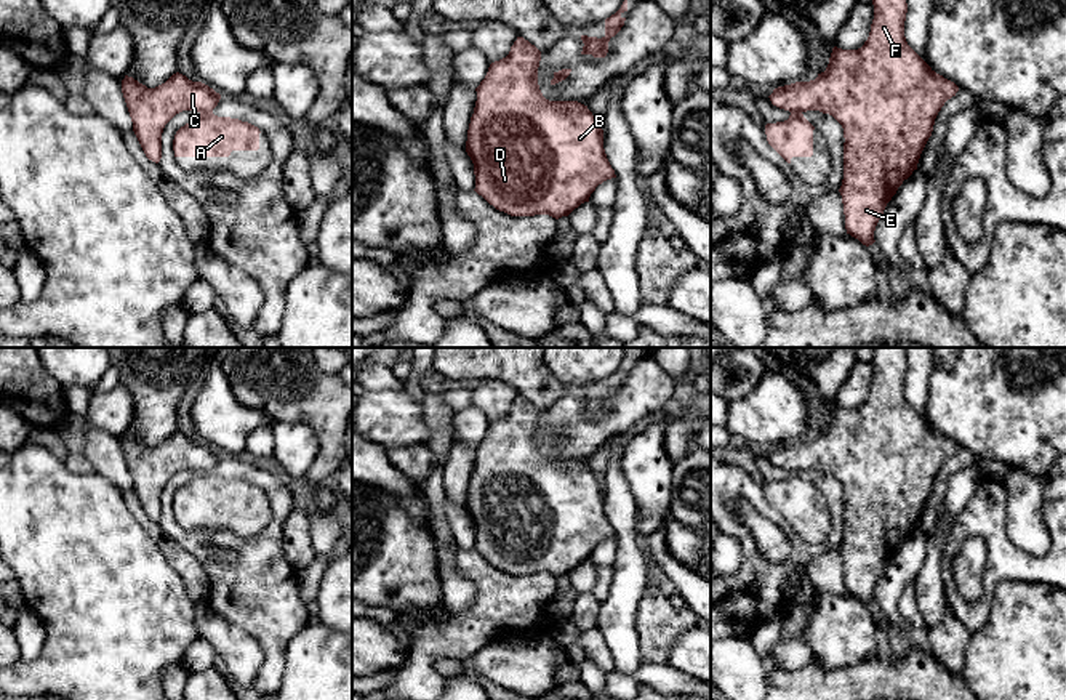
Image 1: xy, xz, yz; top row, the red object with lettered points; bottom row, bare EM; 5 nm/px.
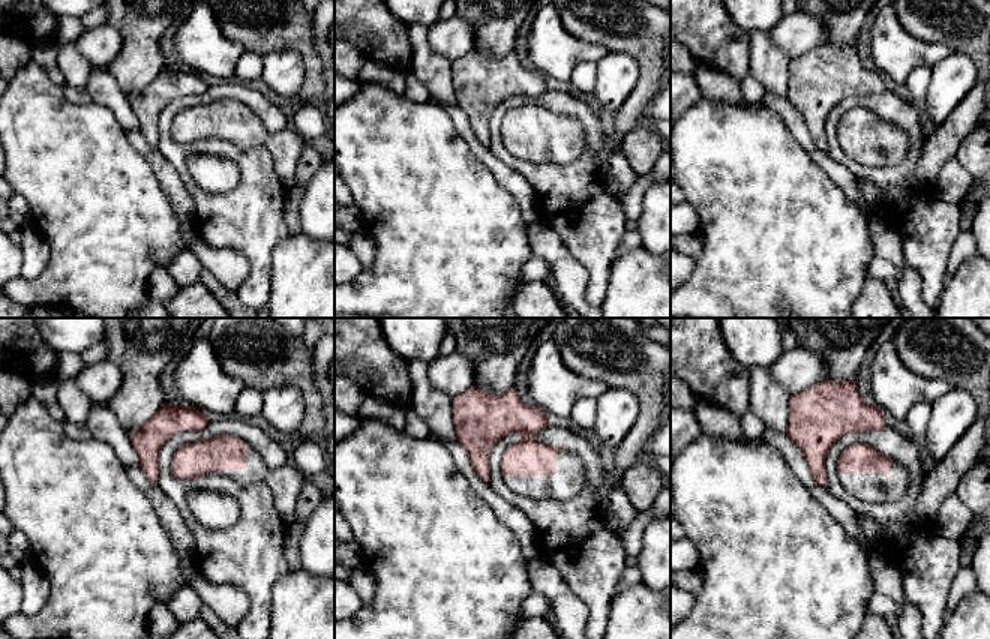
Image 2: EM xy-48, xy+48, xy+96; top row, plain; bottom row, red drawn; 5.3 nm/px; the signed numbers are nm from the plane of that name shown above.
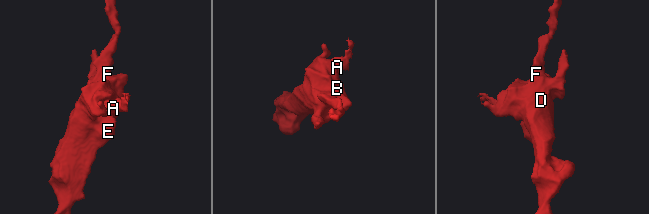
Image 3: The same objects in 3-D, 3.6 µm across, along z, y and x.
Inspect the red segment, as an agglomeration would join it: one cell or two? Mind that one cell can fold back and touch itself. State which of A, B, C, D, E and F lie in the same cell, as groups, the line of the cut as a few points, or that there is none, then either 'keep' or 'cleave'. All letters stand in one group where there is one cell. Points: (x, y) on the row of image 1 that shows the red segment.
A / B C D E F | xy (200, 111), (212, 112) | cleave

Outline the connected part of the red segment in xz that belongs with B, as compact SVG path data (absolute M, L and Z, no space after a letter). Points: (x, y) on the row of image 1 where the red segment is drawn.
M517 37L506 58L490 64L475 88L466 152L474 163L475 192L511 216L568 216L589 202L599 184L616 178L605 149L603 130L587 106L549 101L538 85L541 51Z

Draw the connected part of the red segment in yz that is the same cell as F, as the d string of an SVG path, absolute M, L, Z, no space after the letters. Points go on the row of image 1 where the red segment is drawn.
M872 0L874 19L864 45L858 50L834 46L829 64L815 80L778 86L768 96L771 104L789 112L820 111L832 115L844 128L844 179L839 189L844 203L847 234L869 247L887 203L908 179L932 136L935 119L944 103L956 96L959 86L936 74L906 42L906 0Z

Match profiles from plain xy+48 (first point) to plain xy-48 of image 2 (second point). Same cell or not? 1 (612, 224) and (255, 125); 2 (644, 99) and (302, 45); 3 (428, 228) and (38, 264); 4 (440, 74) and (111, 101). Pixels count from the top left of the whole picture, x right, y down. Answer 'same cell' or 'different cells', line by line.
1: different cells
2: same cell
3: different cells
4: same cell

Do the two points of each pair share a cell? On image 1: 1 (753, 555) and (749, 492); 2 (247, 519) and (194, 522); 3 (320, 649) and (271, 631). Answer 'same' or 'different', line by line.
1: same
2: same
3: different

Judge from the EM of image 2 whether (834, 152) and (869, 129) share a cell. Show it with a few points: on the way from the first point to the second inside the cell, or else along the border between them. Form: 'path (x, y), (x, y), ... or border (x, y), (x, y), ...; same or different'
border (836, 138), (846, 155), (870, 167); different

